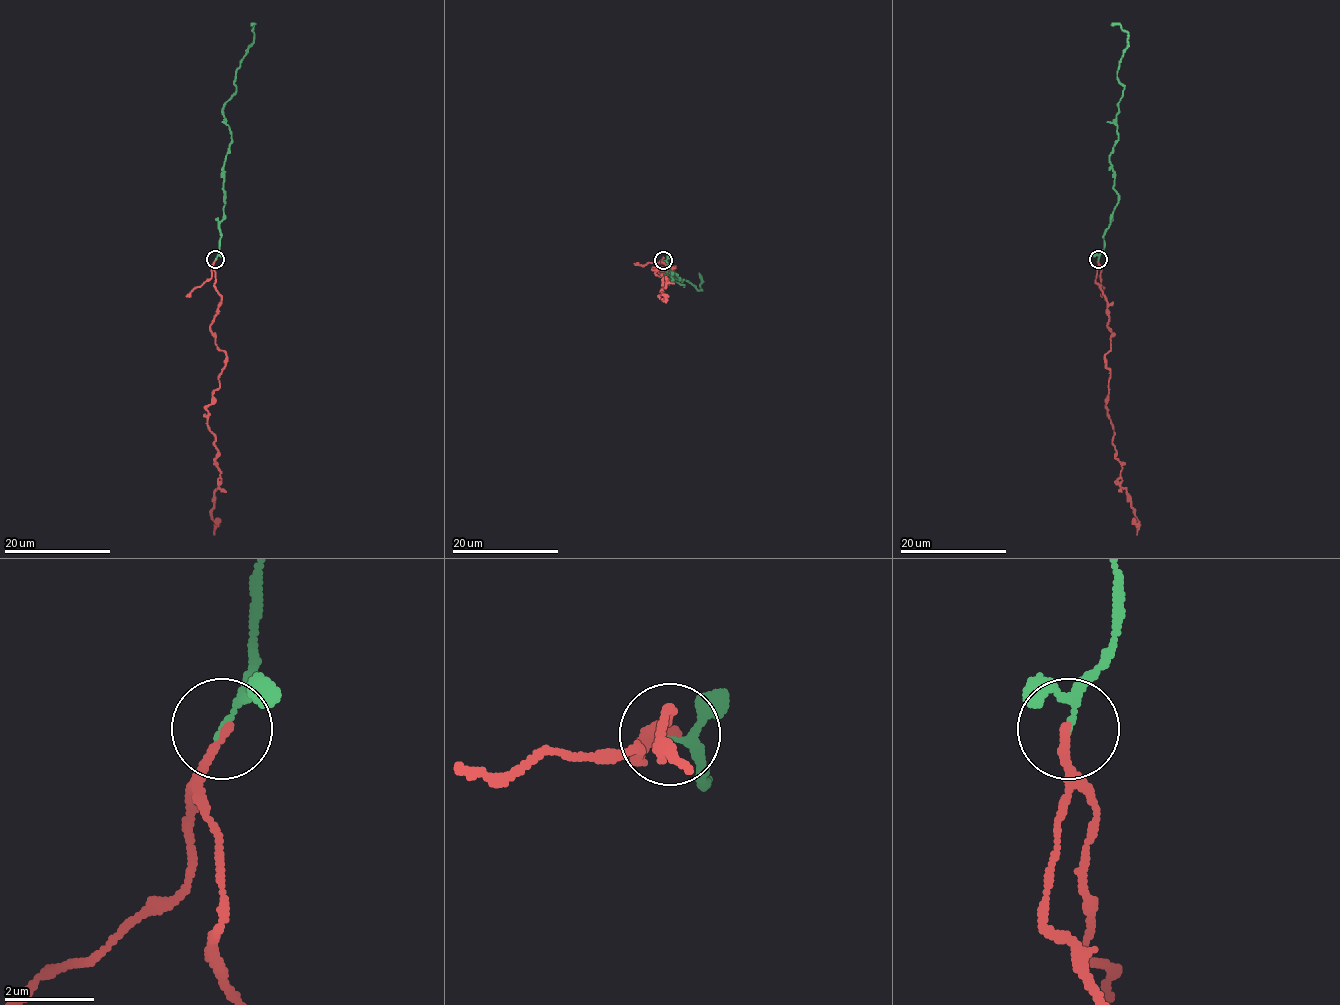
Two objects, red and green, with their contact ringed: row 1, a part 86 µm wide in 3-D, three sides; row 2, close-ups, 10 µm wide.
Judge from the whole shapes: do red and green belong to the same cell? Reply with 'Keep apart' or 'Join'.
Keep apart

